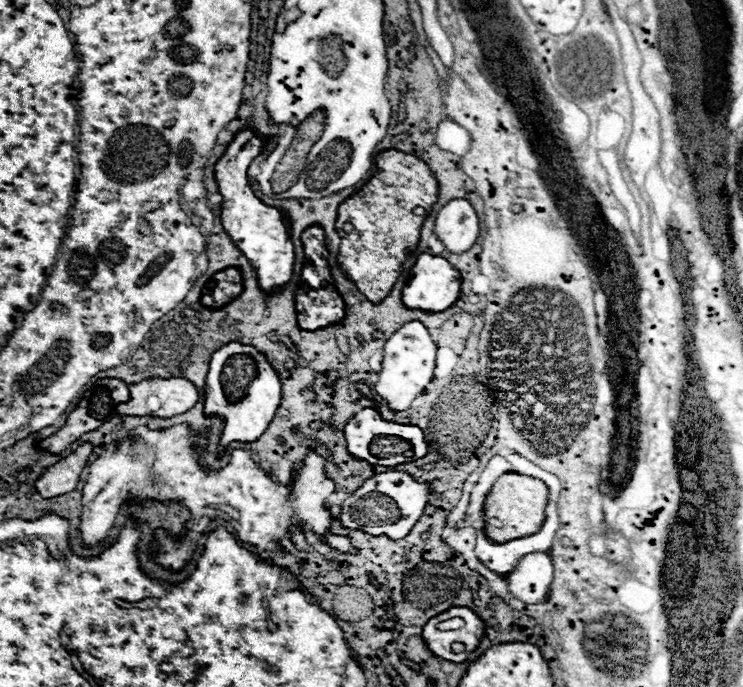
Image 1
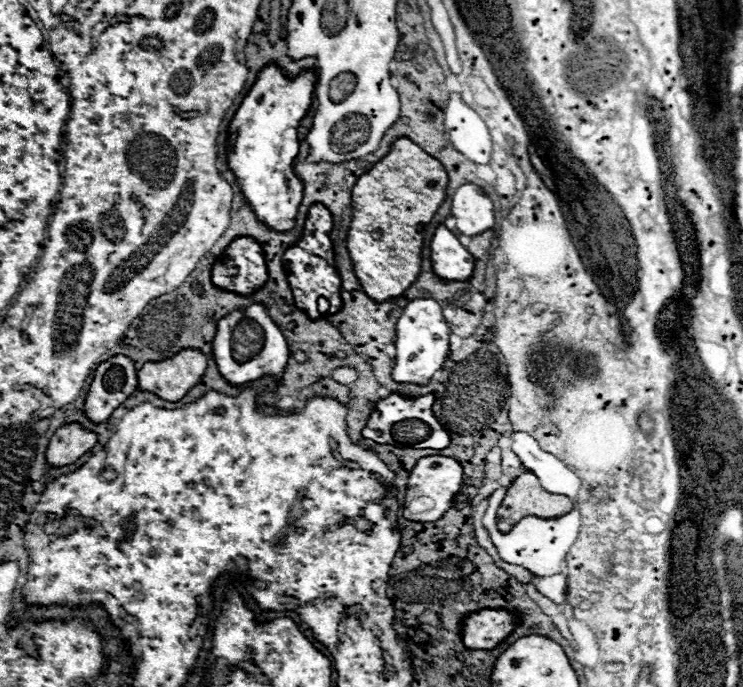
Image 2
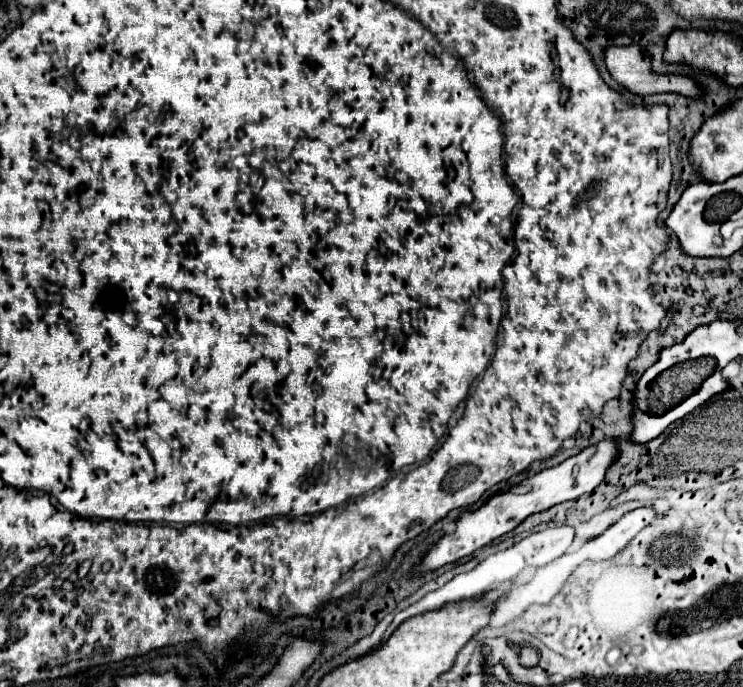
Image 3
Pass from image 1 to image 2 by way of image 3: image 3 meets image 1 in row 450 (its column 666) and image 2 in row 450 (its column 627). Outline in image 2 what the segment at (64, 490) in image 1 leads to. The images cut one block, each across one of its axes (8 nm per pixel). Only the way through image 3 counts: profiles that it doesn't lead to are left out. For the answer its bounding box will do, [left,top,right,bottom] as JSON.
[46,422,96,466]

